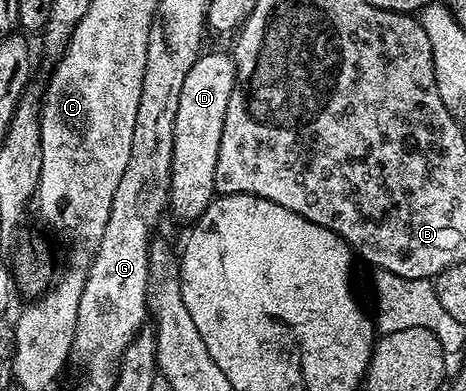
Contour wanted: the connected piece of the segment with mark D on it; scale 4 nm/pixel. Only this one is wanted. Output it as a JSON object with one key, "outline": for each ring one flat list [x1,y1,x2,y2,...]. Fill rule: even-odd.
{"outline":[[210,51,199,55,188,69,188,77,184,77,184,85,180,88,180,105,176,105,176,125,172,137,172,173,170,174,171,212,175,211,182,219,193,221,199,219,208,209,208,205,216,198,214,190,214,174,216,173,216,157,220,157,220,133,224,133,224,113,228,113,228,97,232,97,232,89,236,81,236,65,233,54,222,51]]}

